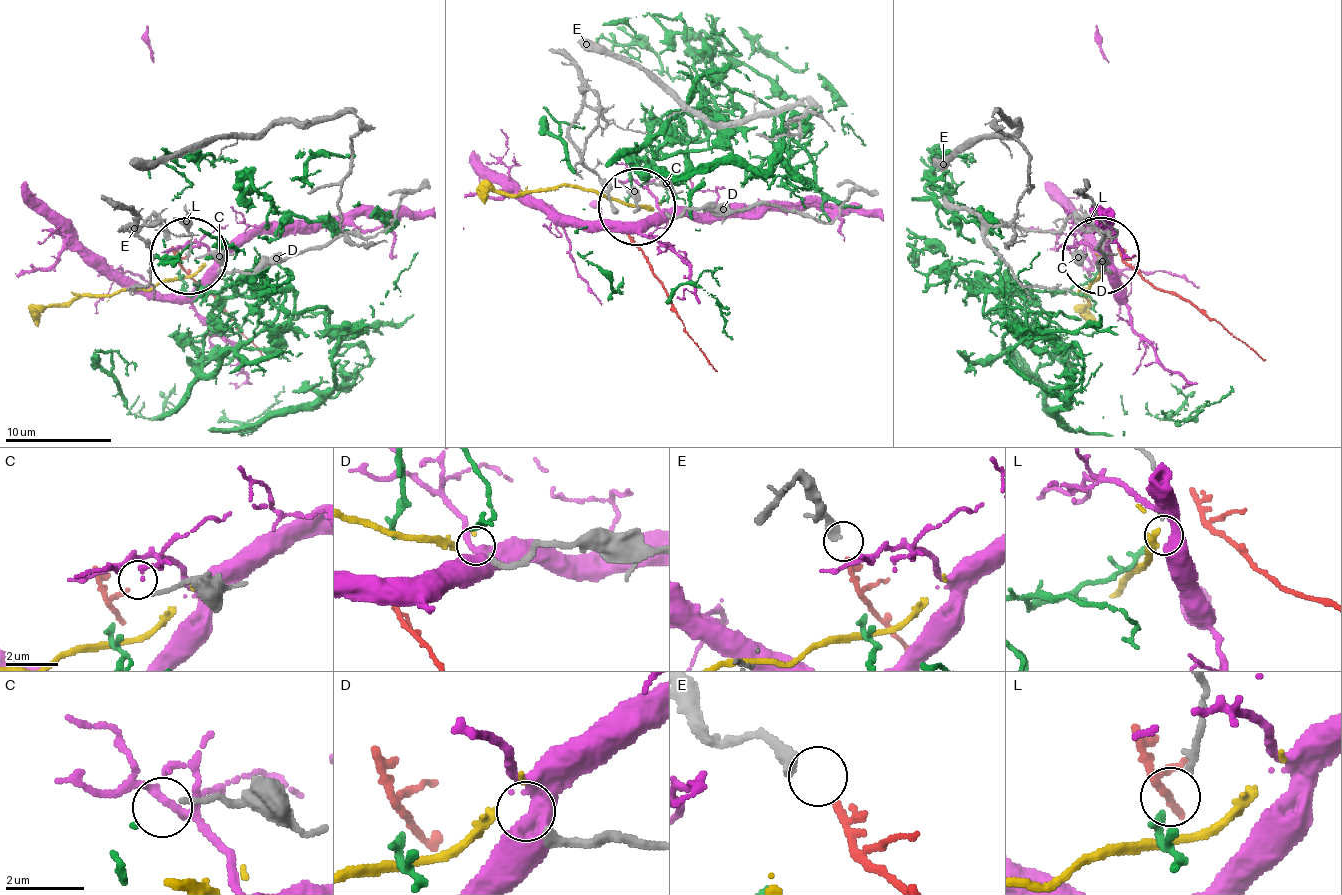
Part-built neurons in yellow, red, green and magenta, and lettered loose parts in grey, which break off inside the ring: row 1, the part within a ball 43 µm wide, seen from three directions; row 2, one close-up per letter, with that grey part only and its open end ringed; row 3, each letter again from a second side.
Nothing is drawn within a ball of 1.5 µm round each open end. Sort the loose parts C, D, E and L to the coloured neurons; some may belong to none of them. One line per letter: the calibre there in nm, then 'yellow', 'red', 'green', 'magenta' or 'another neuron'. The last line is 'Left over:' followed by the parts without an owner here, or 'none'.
C: 140 nm | another neuron
D: 280 nm | yellow
E: 400 nm | red
L: 170 nm | green
Left over: C

